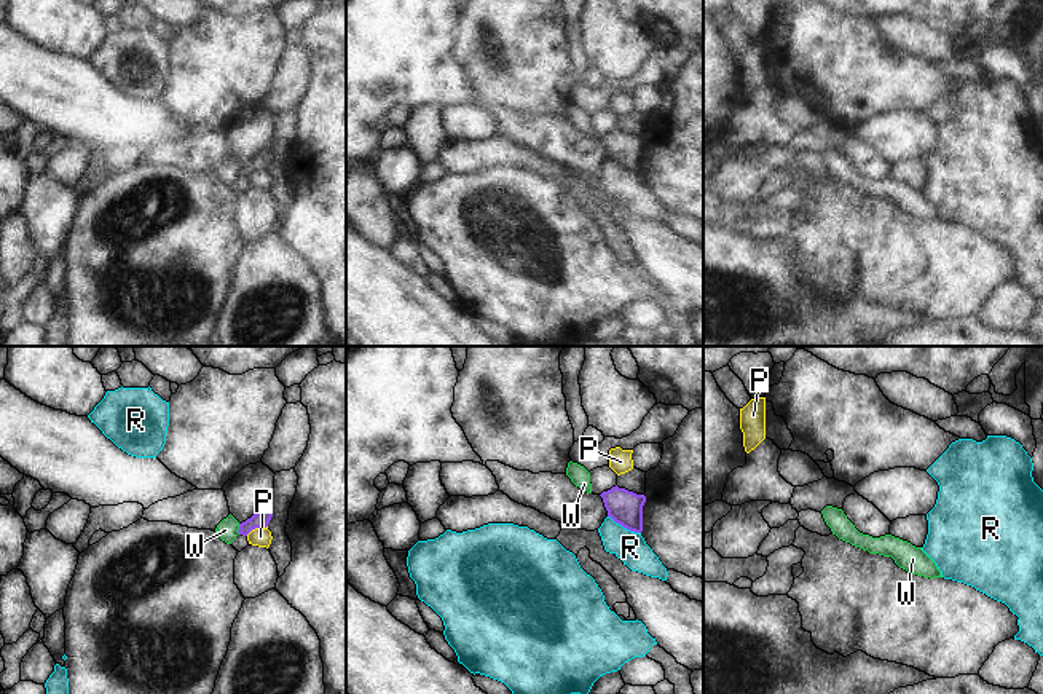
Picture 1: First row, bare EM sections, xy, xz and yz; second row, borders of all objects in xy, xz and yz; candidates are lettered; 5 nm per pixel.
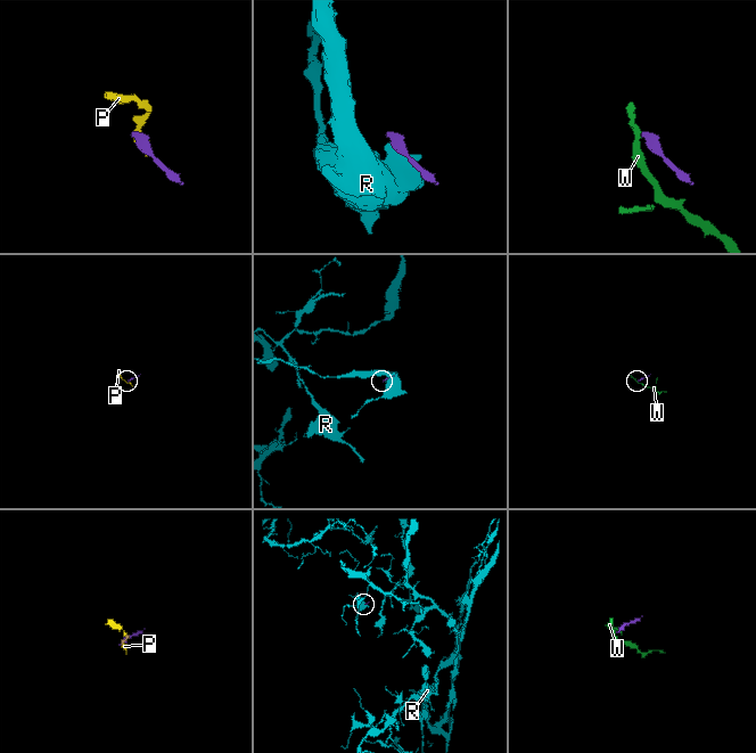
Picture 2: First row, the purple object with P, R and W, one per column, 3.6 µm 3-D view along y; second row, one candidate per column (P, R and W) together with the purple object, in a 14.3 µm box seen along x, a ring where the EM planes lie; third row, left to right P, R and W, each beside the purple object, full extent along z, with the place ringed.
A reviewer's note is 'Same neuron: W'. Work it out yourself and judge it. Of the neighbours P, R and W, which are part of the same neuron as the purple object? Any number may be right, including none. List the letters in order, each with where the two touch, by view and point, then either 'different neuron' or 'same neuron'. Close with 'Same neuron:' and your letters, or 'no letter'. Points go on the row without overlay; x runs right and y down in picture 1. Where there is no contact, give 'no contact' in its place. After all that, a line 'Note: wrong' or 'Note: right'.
P: xy (255, 169) | different neuron
R: xz (624, 169) | different neuron
W: xy (240, 171) | different neuron
Same neuron: no letter
Note: wrong

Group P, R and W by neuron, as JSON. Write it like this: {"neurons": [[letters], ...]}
{"neurons": [["P", "W"], ["R"]]}

